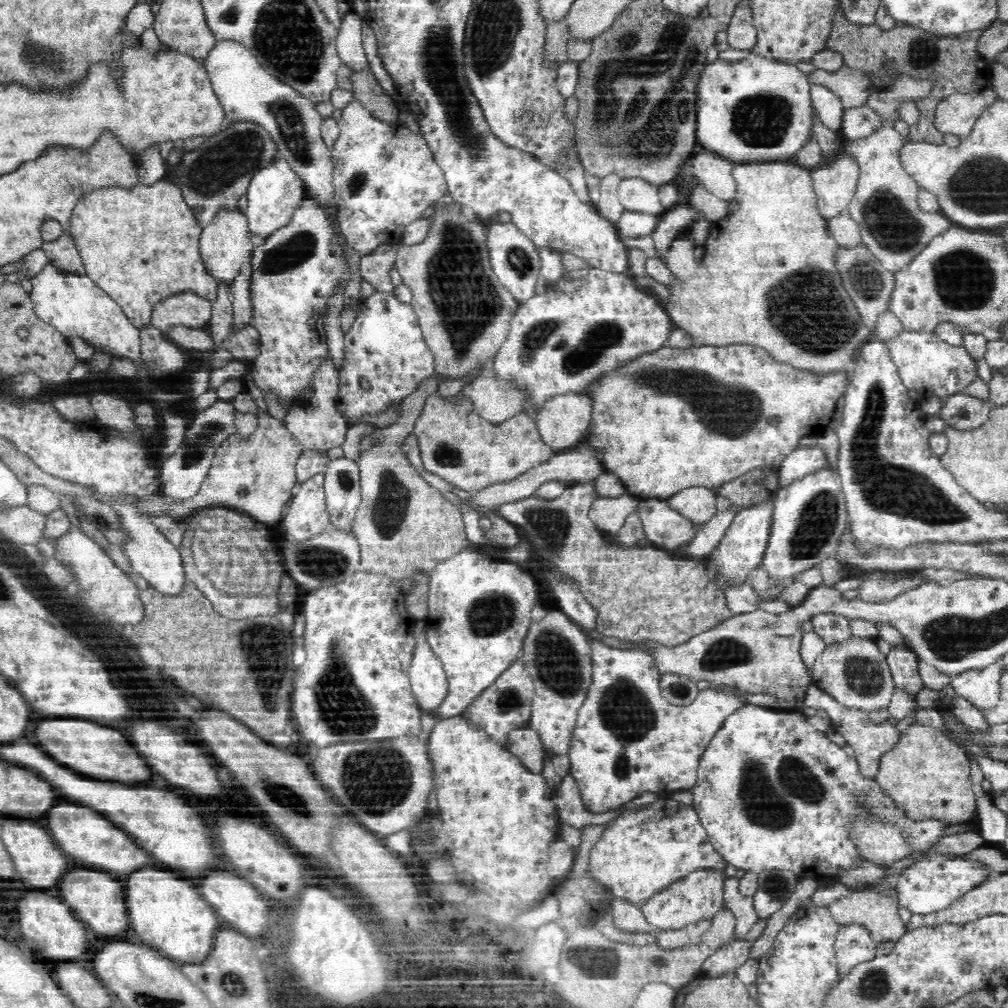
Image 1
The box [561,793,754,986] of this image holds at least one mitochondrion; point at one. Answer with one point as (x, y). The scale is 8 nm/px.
(600, 963)

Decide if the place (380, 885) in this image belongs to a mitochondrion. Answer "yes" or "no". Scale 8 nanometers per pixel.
no

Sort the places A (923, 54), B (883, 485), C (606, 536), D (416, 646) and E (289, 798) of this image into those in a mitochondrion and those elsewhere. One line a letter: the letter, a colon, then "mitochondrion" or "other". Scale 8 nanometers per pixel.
A: mitochondrion
B: mitochondrion
C: other
D: other
E: mitochondrion

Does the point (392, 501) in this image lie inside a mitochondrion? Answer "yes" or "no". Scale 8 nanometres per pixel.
yes

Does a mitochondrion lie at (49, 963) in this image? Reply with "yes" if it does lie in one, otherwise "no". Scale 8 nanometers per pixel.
no

